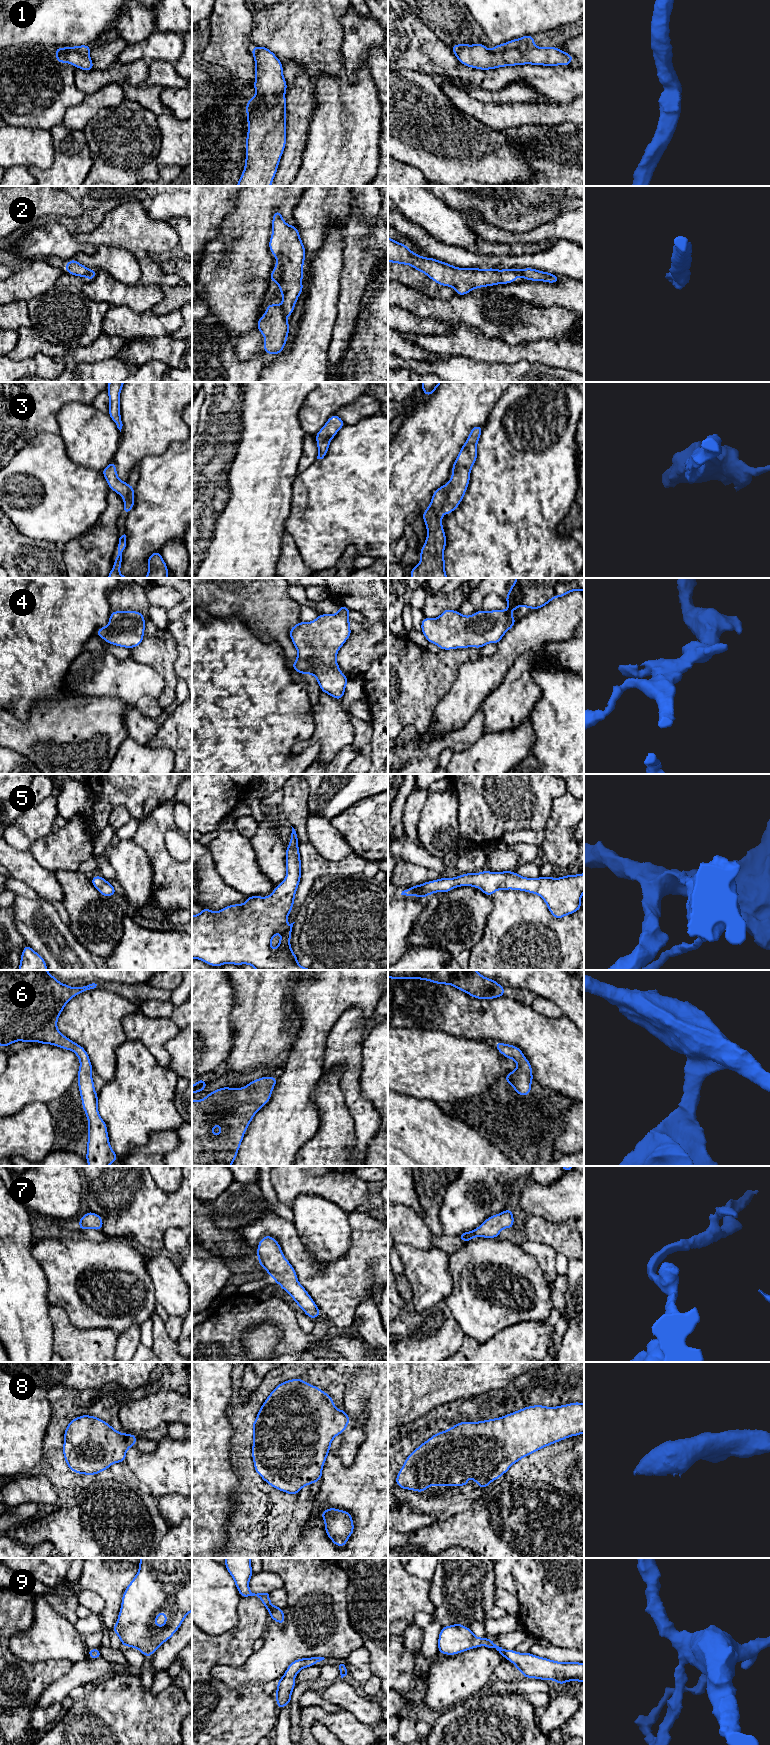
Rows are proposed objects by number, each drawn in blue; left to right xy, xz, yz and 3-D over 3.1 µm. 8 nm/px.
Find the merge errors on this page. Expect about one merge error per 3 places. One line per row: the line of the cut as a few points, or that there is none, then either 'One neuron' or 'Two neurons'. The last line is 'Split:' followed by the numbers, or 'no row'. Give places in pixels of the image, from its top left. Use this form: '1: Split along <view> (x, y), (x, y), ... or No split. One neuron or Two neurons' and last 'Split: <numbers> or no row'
1: No split. One neuron
2: Split along xz (280, 306), (285, 316). Two neurons
3: No split. One neuron
4: No split. One neuron
5: No split. One neuron
6: No split. One neuron
7: No split. One neuron
8: No split. One neuron
9: No split. One neuron
Split: 2

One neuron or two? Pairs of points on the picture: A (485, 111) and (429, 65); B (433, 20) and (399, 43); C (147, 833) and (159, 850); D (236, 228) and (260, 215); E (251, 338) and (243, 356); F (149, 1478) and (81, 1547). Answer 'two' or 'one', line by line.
A: two
B: two
C: one
D: one
E: one
F: two

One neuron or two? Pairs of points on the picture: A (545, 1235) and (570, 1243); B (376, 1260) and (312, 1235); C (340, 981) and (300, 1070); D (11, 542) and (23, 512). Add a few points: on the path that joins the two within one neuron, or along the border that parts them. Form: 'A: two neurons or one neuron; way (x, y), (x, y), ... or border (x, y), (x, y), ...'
A: one neuron; way (551, 1235), (560, 1235), (564, 1238)
B: two neurons; border (348, 1225), (350, 1247), (343, 1255), (329, 1263)
C: one neuron; way (319, 1003), (316, 1028), (309, 1048)
D: two neurons; border (10, 519), (21, 533), (36, 540)

